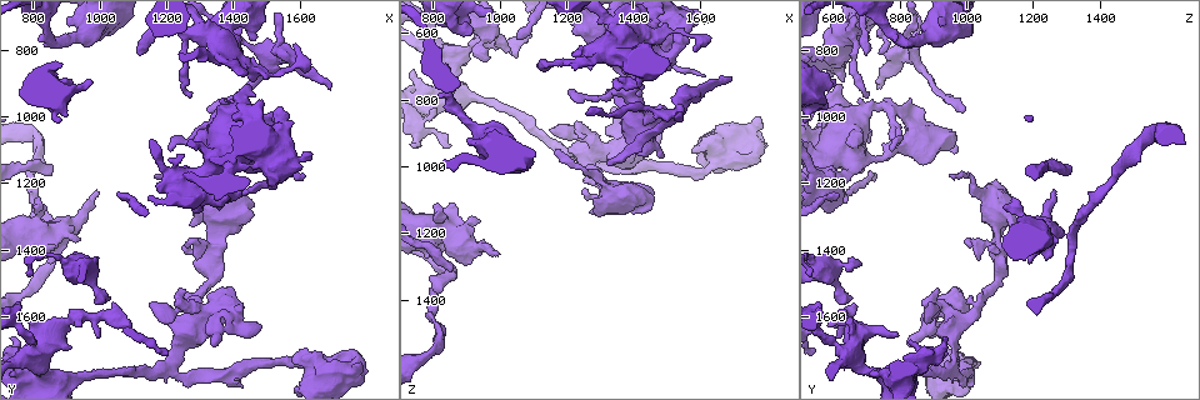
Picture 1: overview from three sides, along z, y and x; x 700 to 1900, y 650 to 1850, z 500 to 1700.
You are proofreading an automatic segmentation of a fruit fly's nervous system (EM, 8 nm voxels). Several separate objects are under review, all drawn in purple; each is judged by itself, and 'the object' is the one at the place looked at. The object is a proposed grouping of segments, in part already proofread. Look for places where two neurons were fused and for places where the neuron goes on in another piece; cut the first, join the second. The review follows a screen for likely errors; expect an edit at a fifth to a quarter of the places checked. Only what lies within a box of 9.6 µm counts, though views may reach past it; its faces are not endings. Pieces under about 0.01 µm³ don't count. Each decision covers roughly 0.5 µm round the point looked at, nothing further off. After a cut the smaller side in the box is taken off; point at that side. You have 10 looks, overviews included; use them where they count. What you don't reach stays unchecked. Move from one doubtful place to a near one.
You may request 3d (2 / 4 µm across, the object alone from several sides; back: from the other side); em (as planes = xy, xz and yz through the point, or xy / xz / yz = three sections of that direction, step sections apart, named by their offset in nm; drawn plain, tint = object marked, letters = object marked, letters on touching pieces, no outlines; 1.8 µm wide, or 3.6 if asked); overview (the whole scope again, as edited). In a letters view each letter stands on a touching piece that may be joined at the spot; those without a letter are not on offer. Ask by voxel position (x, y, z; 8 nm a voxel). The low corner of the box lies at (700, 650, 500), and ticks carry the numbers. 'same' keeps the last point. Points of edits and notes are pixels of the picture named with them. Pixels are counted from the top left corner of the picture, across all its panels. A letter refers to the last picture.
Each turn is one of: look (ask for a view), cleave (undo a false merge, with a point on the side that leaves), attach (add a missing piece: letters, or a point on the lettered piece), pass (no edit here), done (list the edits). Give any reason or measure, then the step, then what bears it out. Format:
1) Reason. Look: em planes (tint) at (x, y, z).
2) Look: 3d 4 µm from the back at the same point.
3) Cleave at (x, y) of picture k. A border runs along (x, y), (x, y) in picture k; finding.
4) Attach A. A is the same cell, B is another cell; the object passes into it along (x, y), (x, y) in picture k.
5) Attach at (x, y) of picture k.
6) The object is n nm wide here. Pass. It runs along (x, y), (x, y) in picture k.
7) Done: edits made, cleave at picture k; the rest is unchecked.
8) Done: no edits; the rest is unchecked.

Look: 3d 2 µm at (960, 1290, 1240).

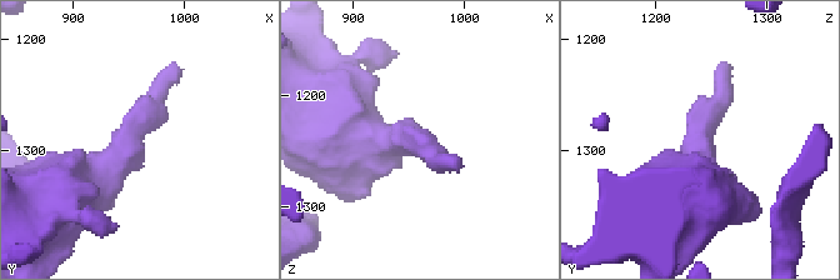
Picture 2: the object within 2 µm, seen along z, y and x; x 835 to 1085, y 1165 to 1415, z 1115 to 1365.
Look: em 3.6 µm yz step 8 (tint) at (950, 1296, 1242).

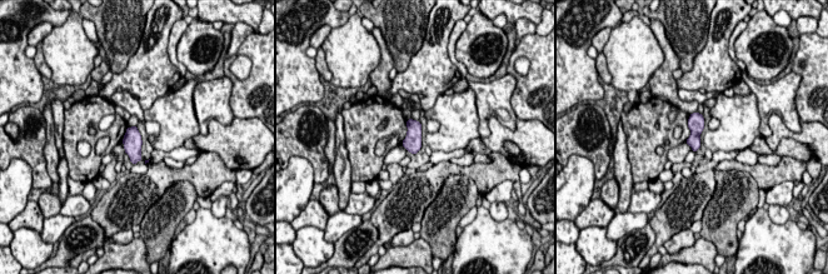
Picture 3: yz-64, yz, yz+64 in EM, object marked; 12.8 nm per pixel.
Another direction. Look: em 3.6 µm planes (letters) at the same point.

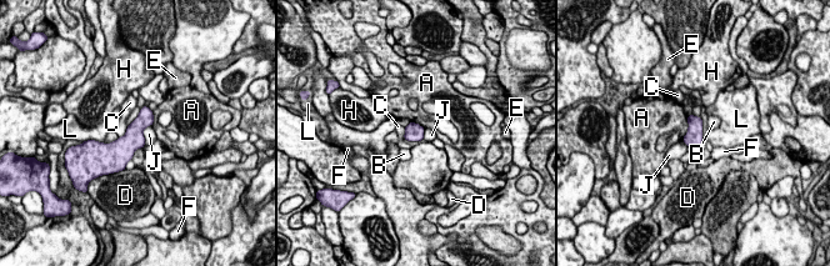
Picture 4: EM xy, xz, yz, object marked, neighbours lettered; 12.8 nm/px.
Pass. A, B, C, D, E, F, H, J and L are other cells; continuous, no second neuron.

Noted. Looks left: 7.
Tapers out. Look: em xz step 4 (letters) at (1310, 980, 990).

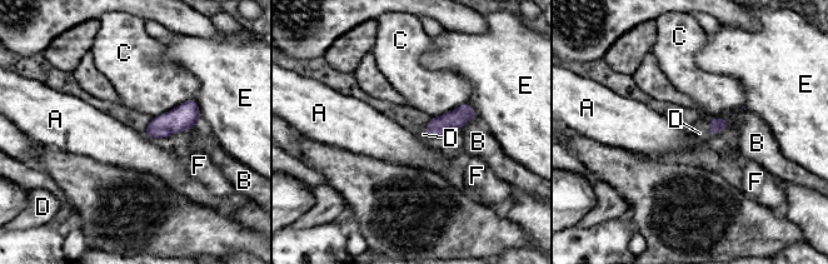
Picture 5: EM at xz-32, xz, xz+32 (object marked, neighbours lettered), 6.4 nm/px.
Look: em planes (letters) at the same point.

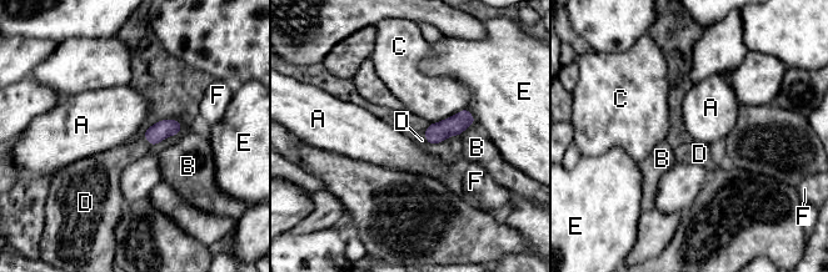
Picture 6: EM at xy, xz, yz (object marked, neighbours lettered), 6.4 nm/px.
The longest contact is with C, 260 nm. Attach at (115, 160) of picture 6. D is the same cell, A, B, C, E and F are other cells; the object passes into it along (161, 130), (148, 140), (115, 160) in picture 6; it goes on there.

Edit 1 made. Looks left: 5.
See it whole again. Look: overview.

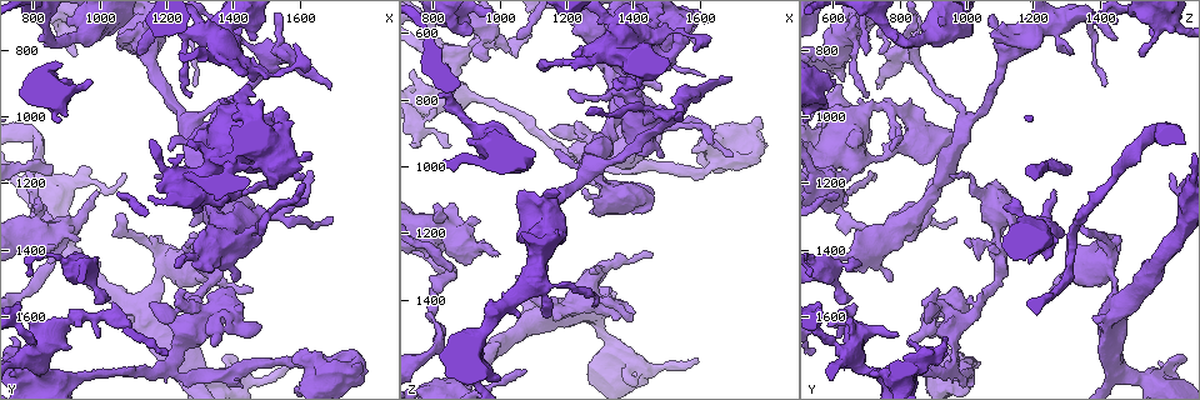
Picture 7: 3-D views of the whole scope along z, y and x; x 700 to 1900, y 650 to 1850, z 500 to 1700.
Looks like a crossing. Look: em yz step 16 (letters) at (1500, 840, 860).

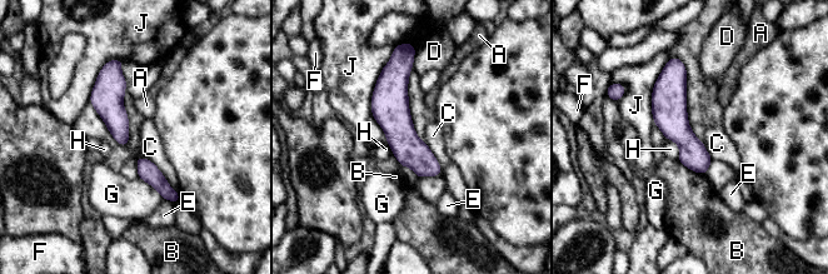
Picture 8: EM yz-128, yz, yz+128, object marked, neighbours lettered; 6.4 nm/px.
Pass. A, B, C, D, E, F, G, H and J are other cells; a border runs along (135, 159), (149, 159), (178, 194) in picture 8; all the same neuron.

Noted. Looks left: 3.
Sudden change in width. Look: 3d 4 µm from the back at (1420, 980, 610).

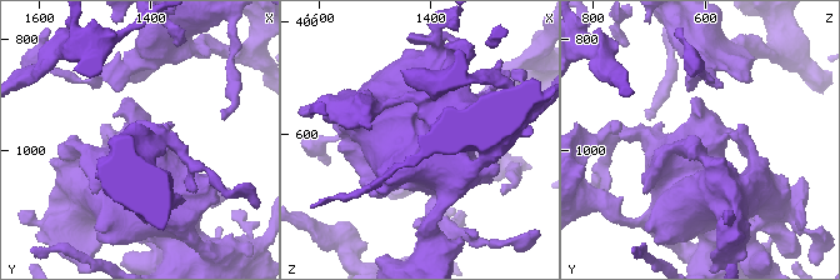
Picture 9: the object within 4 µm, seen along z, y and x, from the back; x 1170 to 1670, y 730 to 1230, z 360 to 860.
Look: em 3.6 µm planes (tint) at the same point.

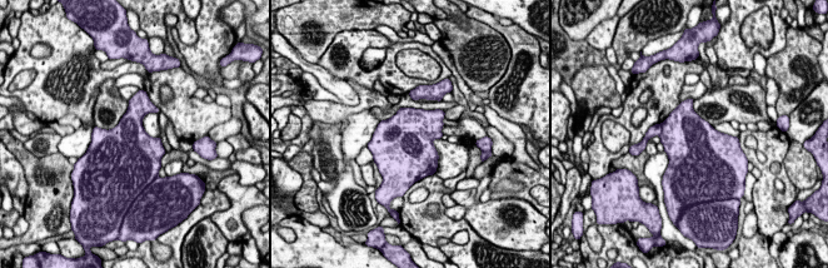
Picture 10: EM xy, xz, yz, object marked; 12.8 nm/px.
Look: em 3.6 µm planes (letters) at the same point.

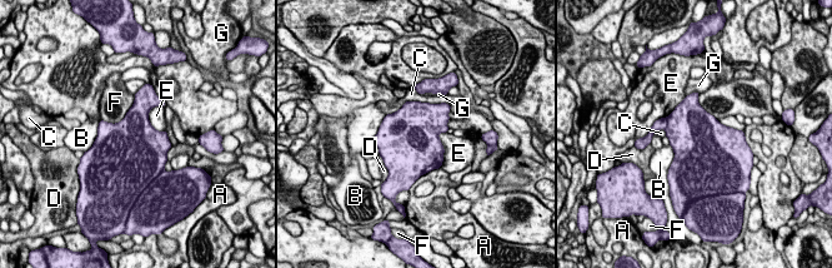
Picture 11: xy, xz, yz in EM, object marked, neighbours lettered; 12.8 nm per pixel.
The object is 650 nm wide here. Pass. A, B, C, D, E, F and G are other cells; a border runs along (155, 93), (166, 132) in picture 11; all the same neuron.

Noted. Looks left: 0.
Done: edits made, attach at picture 6; the rest is unchecked.

